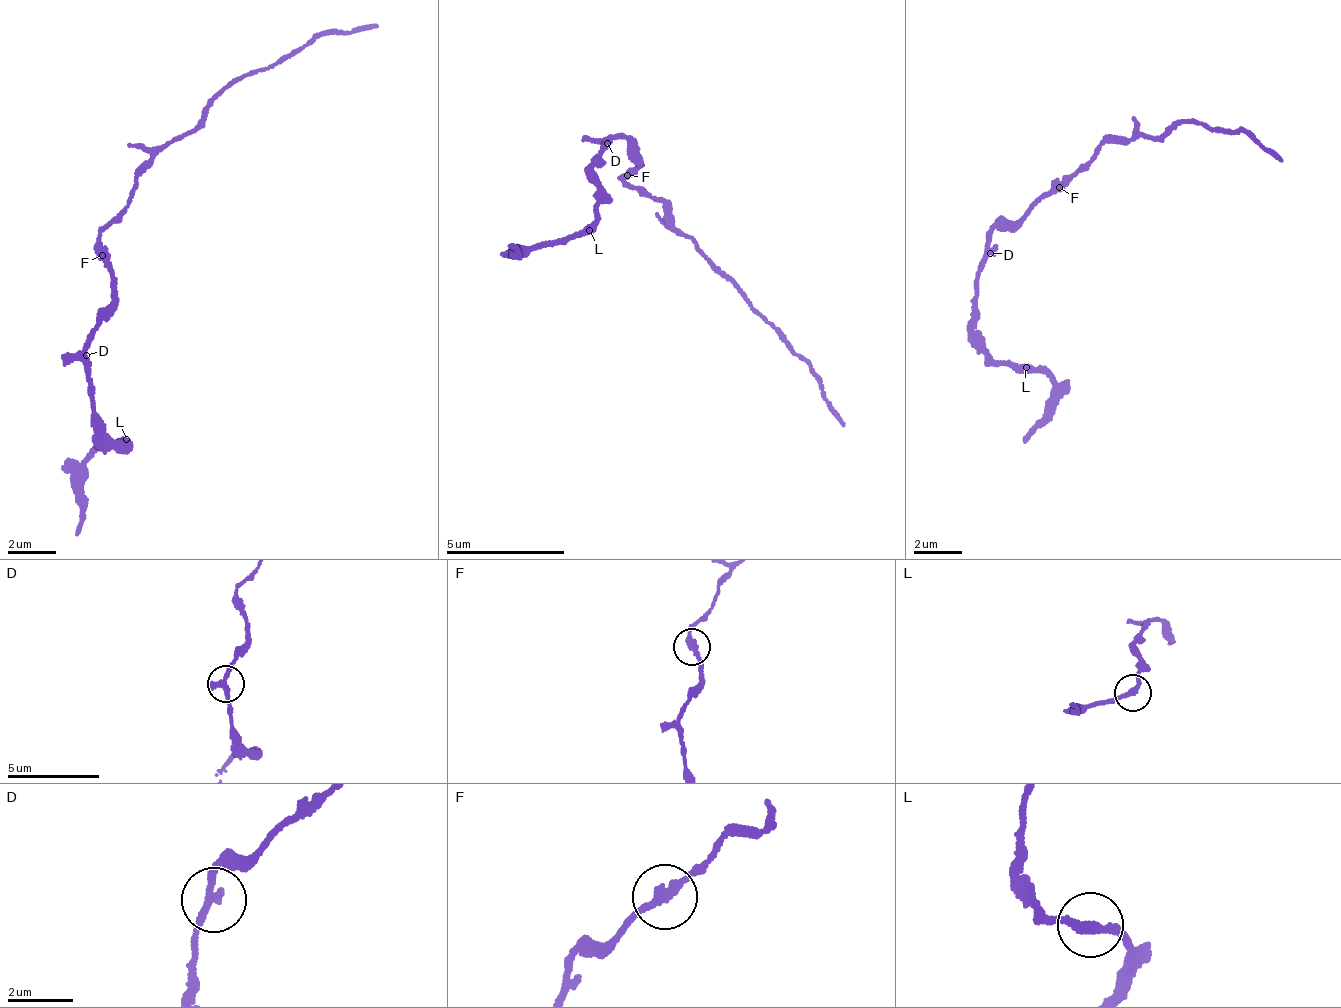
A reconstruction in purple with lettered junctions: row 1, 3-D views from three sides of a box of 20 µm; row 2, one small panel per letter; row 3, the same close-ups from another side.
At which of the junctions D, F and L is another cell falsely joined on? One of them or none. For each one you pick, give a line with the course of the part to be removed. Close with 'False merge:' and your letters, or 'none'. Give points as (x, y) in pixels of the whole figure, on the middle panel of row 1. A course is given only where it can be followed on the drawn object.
F: course (625, 177), (628, 183), (666, 204), (668, 229), (747, 300), (806, 364), (842, 427)
False merge: F

